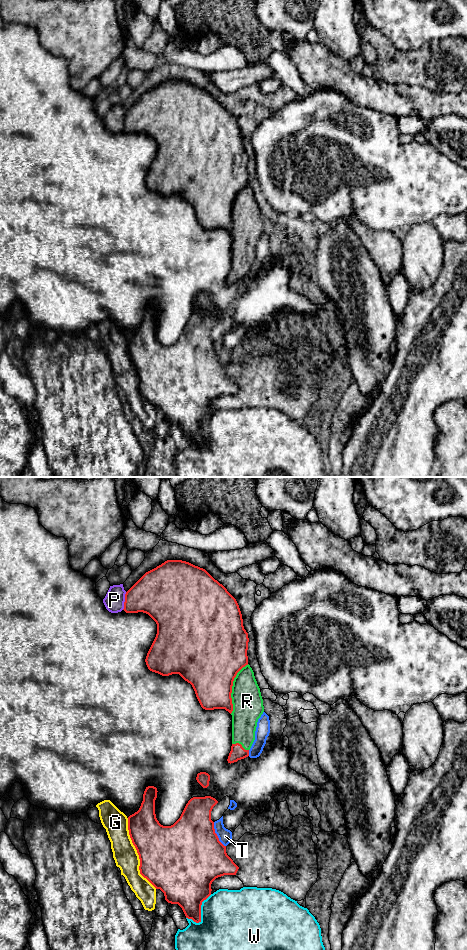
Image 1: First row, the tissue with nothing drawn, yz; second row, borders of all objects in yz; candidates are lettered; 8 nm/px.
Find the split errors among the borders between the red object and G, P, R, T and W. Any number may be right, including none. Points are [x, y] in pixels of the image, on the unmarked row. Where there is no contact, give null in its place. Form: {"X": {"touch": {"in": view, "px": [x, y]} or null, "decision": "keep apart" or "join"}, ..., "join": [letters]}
{"G": {"touch": {"in": "yz", "px": [138, 374]}, "decision": "keep apart"}, "P": {"touch": {"in": "yz", "px": [125, 121]}, "decision": "keep apart"}, "R": {"touch": {"in": "yz", "px": [231, 208]}, "decision": "join"}, "T": {"touch": {"in": "yz", "px": [216, 354]}, "decision": "keep apart"}, "W": {"touch": {"in": "yz", "px": [200, 434]}, "decision": "keep apart"}, "join": ["R"]}

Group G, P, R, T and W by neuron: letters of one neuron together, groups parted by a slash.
G P / R / T / W

